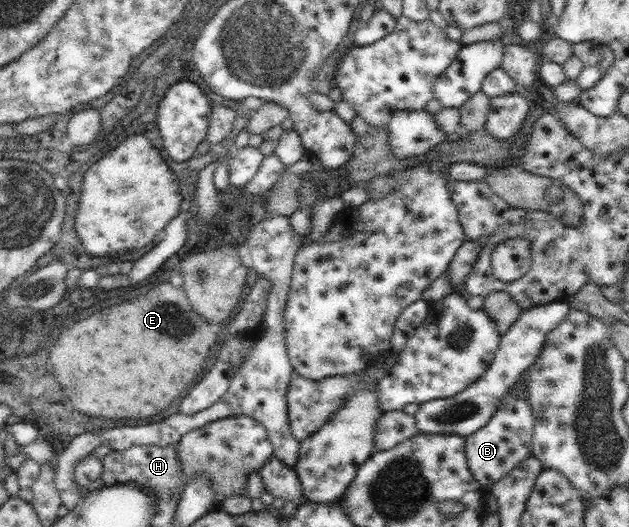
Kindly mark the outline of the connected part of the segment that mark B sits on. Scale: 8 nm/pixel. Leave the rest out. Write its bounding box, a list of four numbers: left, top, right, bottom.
[465,374,535,490]

